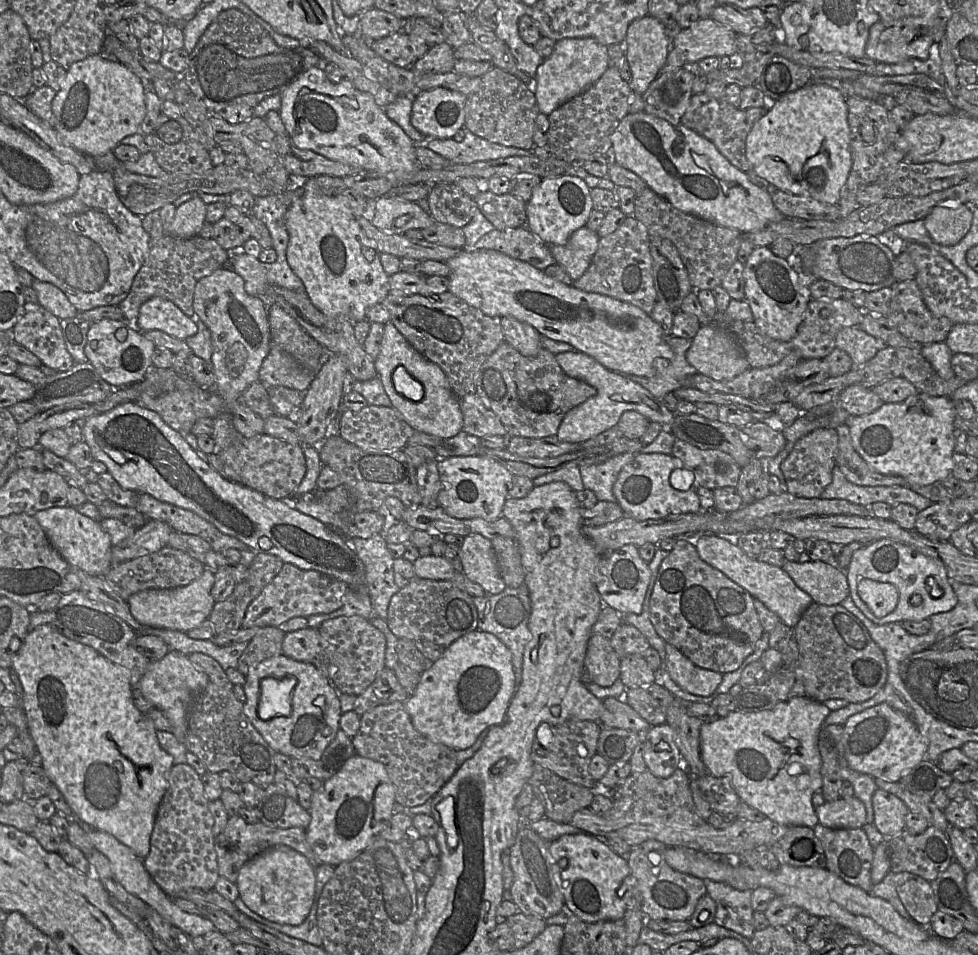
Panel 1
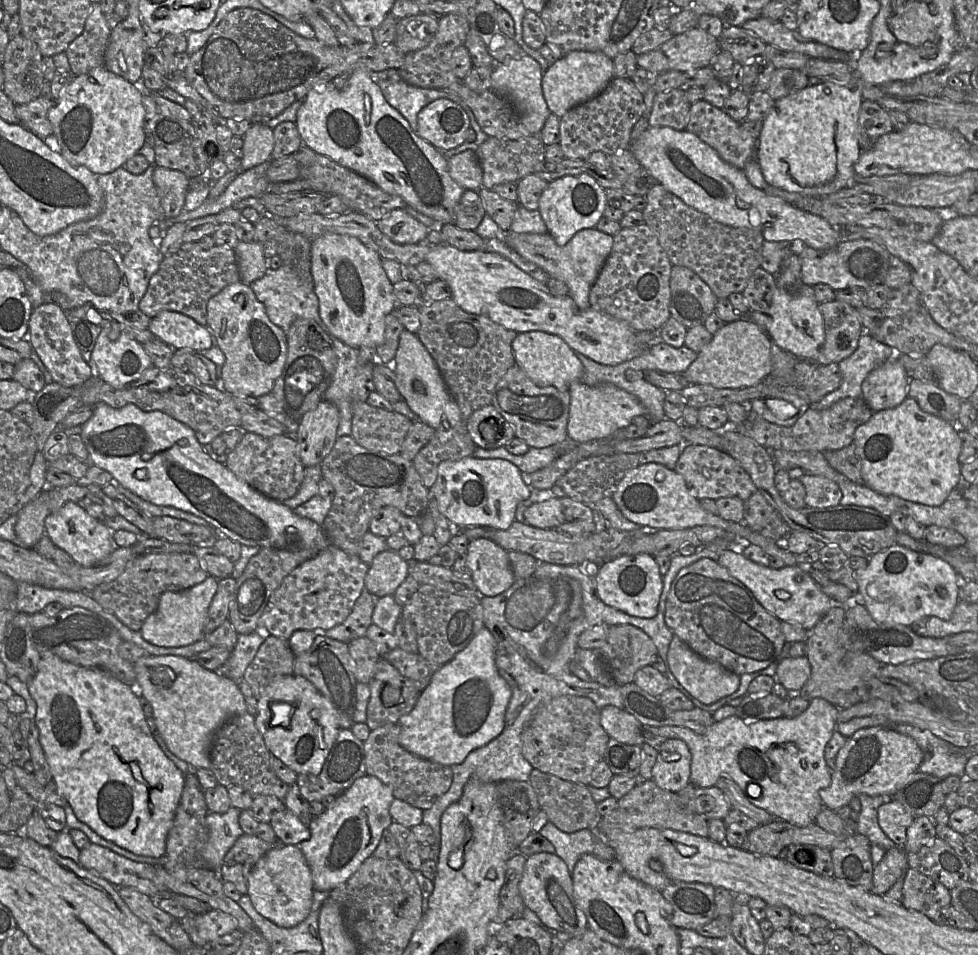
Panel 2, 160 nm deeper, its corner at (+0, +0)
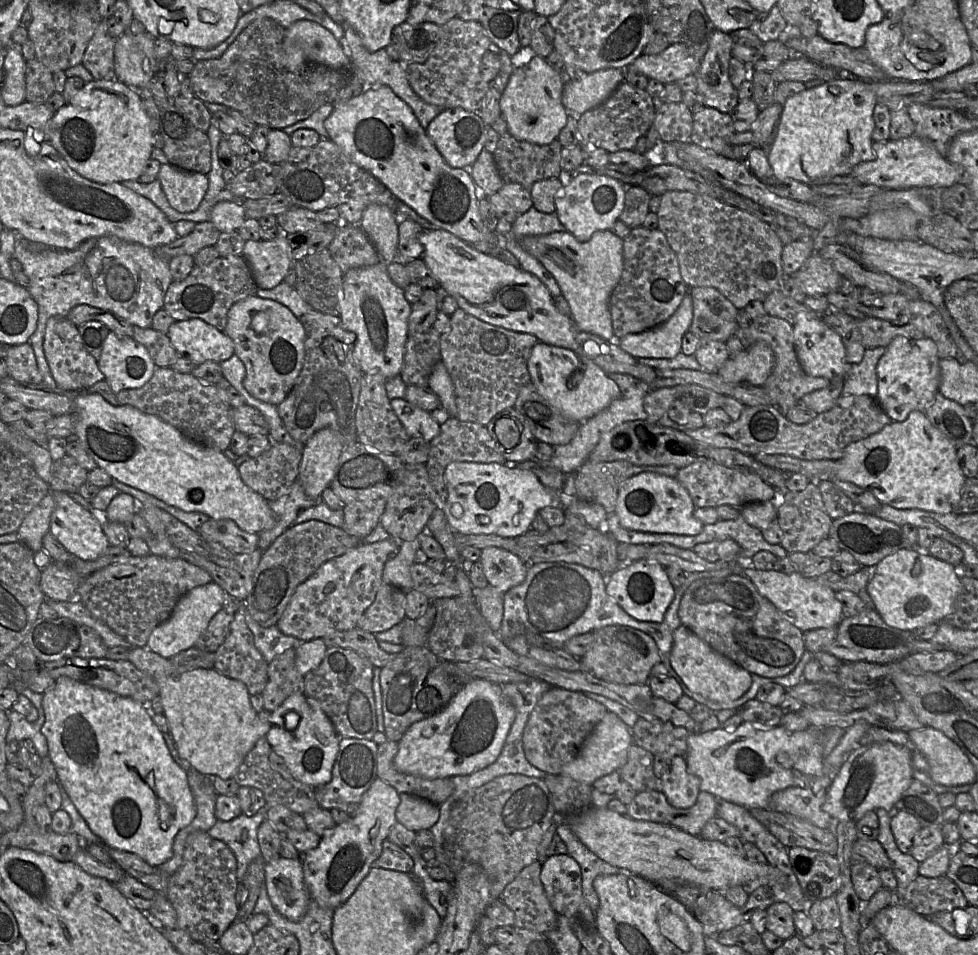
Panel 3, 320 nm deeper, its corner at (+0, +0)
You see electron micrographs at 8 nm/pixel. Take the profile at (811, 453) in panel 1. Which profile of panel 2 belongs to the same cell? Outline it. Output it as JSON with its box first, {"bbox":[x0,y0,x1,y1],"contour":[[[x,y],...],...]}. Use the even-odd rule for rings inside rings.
{"bbox":[799,473,842,508],"contour":[[[804,473],[799,480],[805,488],[808,507],[827,508],[840,504],[842,492],[836,482],[824,477]]]}

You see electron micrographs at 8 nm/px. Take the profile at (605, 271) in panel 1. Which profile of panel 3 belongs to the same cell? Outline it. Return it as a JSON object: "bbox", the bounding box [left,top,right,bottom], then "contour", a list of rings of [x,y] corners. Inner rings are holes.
{"bbox":[609,229,688,338],"contour":[[[631,229],[623,239],[623,271],[609,300],[615,338],[641,333],[663,323],[675,312],[688,291],[677,256],[665,235],[658,229]]]}

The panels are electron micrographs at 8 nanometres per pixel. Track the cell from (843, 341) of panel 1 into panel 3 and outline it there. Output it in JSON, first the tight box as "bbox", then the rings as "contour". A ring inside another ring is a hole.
{"bbox":[842,347,885,397],"contour":[[[885,347],[865,350],[862,360],[852,364],[843,378],[842,395],[854,394],[876,397],[878,391],[876,367],[885,350]]]}

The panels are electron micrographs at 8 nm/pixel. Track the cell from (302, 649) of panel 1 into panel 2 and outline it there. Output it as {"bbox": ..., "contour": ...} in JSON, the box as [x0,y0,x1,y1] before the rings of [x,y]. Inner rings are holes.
{"bbox":[294,635,357,729],"contour":[[[317,635],[309,650],[296,656],[294,673],[309,680],[318,691],[330,700],[337,711],[342,729],[351,729],[357,723],[354,720],[357,704],[355,664],[349,653],[348,643]]]}

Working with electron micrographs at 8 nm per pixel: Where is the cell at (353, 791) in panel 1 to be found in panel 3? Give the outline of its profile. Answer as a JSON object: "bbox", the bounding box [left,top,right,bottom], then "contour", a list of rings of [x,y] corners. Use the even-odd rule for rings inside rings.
{"bbox":[301,778,400,910],"contour":[[[376,778],[364,793],[357,810],[349,814],[351,818],[328,830],[315,849],[301,855],[305,884],[312,899],[335,910],[350,898],[380,856],[383,842],[397,823],[396,809],[399,804],[400,793]]]}

